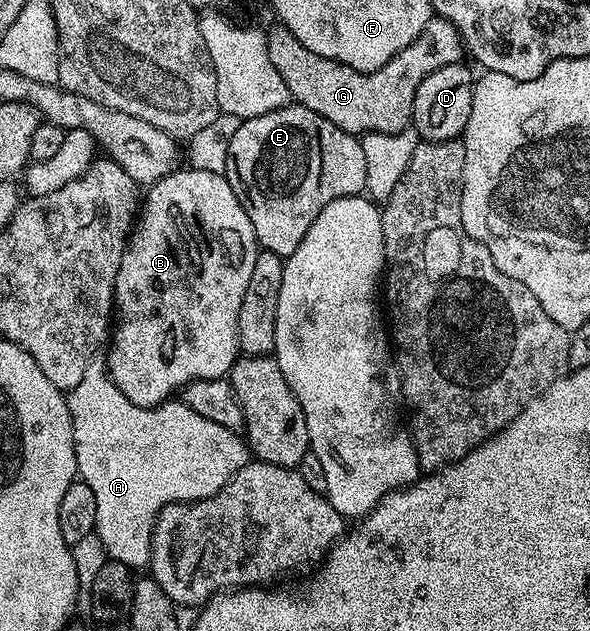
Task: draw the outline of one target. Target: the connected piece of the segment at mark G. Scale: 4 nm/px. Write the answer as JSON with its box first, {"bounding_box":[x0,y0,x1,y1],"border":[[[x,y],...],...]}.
{"bounding_box":[267,17,465,137],"border":[[[432,17],[429,25],[421,29],[421,37],[417,37],[417,41],[401,49],[397,57],[376,71],[349,69],[349,65],[341,61],[321,57],[305,49],[305,45],[301,45],[301,41],[297,41],[297,37],[293,37],[293,33],[282,25],[270,28],[267,55],[277,73],[281,73],[281,81],[285,81],[291,99],[298,106],[313,109],[313,113],[333,121],[337,129],[345,129],[345,133],[359,137],[369,131],[396,135],[408,130],[412,126],[415,90],[421,81],[425,81],[429,73],[445,69],[445,65],[460,62],[464,58],[465,48],[456,27],[449,21]]]}

